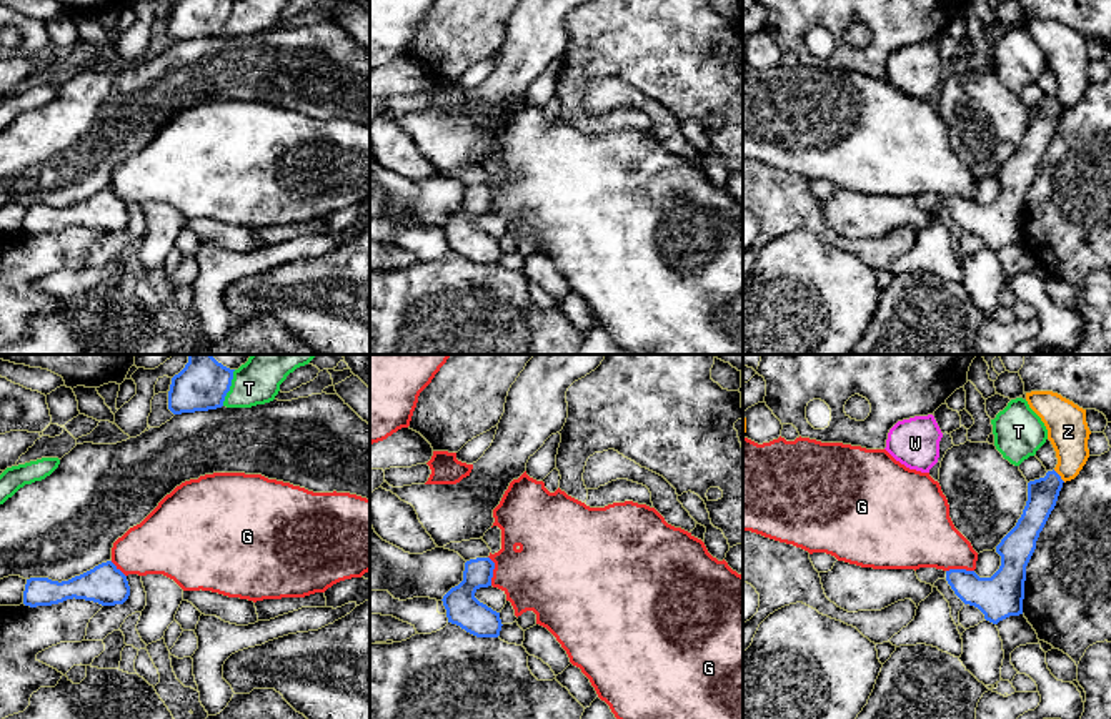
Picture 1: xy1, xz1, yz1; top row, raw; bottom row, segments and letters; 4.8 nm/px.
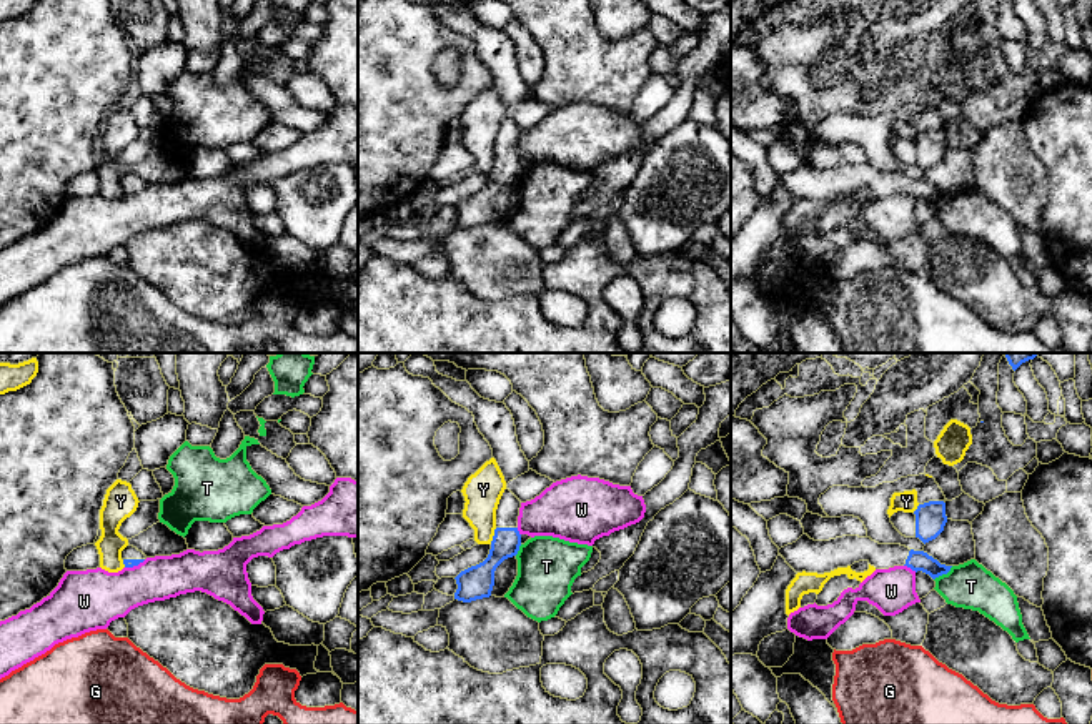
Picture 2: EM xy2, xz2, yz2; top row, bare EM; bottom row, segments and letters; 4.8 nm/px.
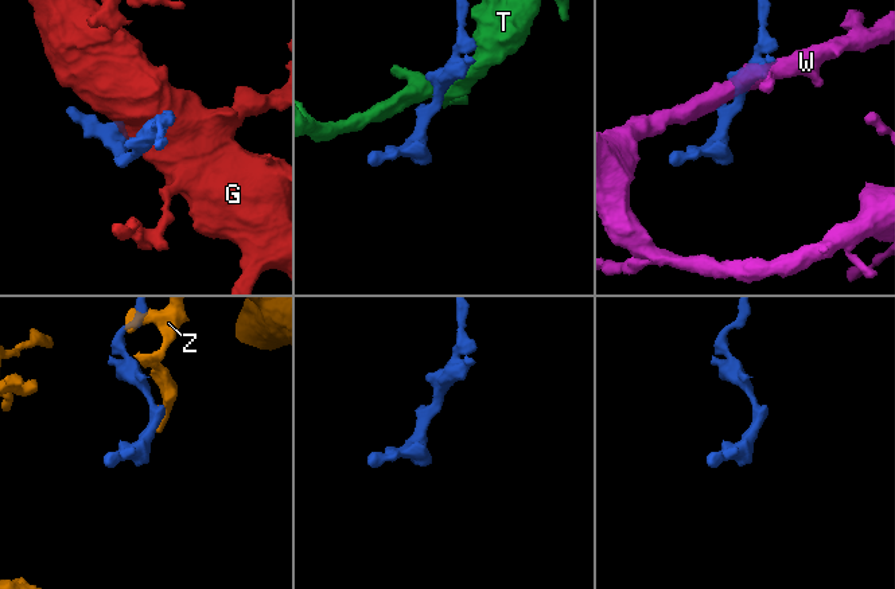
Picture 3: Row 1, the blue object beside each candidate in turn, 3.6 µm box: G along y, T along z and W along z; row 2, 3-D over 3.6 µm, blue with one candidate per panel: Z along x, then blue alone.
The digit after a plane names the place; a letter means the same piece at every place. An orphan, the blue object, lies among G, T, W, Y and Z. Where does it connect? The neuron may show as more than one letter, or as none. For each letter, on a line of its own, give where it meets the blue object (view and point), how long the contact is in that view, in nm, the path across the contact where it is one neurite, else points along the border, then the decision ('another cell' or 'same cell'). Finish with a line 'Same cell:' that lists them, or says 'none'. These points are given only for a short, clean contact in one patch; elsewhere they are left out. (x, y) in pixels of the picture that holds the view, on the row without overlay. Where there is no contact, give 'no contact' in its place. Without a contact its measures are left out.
G: meets blue in xz1 at (492, 198); contact 140 nm long; border along xz1 (488, 183), (493, 190), (492, 212); another cell
T: meets blue in xy1 at (229, 17); contact 170 nm long; another cell
W: meets blue in yz2 at (911, 195); contact 70 nm long; border along yz2 (904, 192), (916, 198); another cell
Y: meets blue in xz2 at (493, 163); contact 90 nm long; another cell
Z: meets blue in yz1 at (1060, 104); contact 90 nm long; border along yz1 (1053, 97), (1065, 109); another cell
Same cell: none

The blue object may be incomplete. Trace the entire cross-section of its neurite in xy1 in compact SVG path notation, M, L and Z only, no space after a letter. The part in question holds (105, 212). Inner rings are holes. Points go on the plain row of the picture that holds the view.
M107 188L62 210L48 205L27 206L23 231L30 235L52 233L75 225L102 233L115 233L123 231L128 223L127 203L112 188Z

